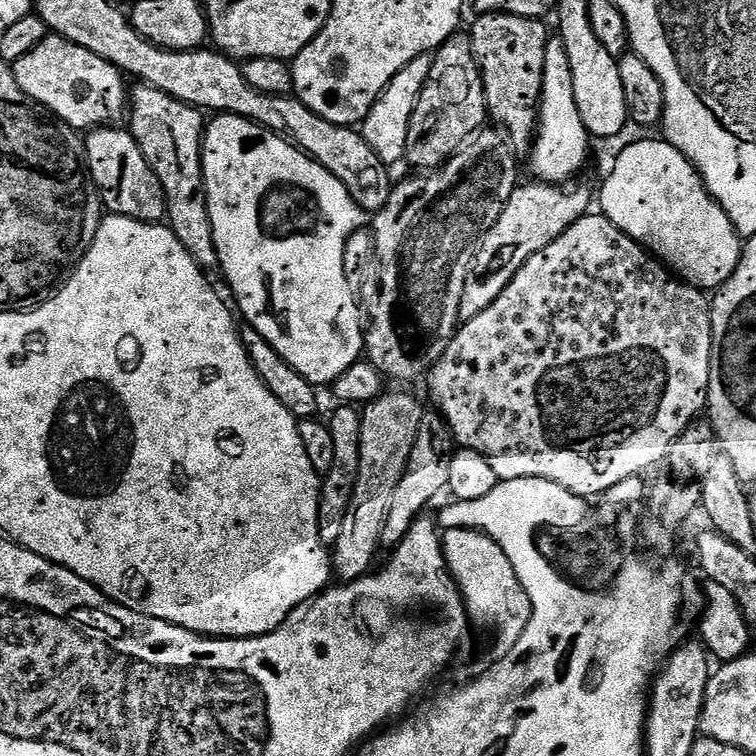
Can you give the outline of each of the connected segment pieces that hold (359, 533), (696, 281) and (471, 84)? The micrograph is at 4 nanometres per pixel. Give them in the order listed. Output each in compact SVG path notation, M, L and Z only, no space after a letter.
M396 388L381 392L380 396L363 409L360 421L362 422L362 458L358 462L358 482L354 482L354 494L350 498L350 510L346 510L346 519L342 525L342 535L338 537L338 542L331 545L330 555L332 558L332 575L340 584L349 584L358 578L369 575L373 571L372 563L376 560L376 555L382 552L380 543L382 542L382 530L386 527L386 518L390 515L390 506L394 502L394 490L398 490L398 482L402 482L402 474L406 470L406 462L410 462L410 450L414 450L414 438L418 438L418 426L422 426L422 418L426 411L425 405L420 405L420 400L412 392L403 392Z
M663 138L636 140L617 154L612 173L605 178L600 192L598 188L598 208L605 218L618 226L618 230L638 241L685 284L692 284L695 288L719 290L732 277L740 261L742 238L736 233L726 210L722 210L720 203L708 193L696 167Z
M457 34L437 48L432 56L430 74L426 74L426 82L410 118L410 130L406 134L406 164L412 170L441 168L463 144L485 127L488 119L482 74L474 58L471 39L467 35Z

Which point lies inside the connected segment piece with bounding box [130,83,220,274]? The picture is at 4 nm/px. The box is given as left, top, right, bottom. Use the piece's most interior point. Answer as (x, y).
(170, 134)

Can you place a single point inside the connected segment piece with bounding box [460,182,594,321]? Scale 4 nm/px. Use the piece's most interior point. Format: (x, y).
(536, 214)

